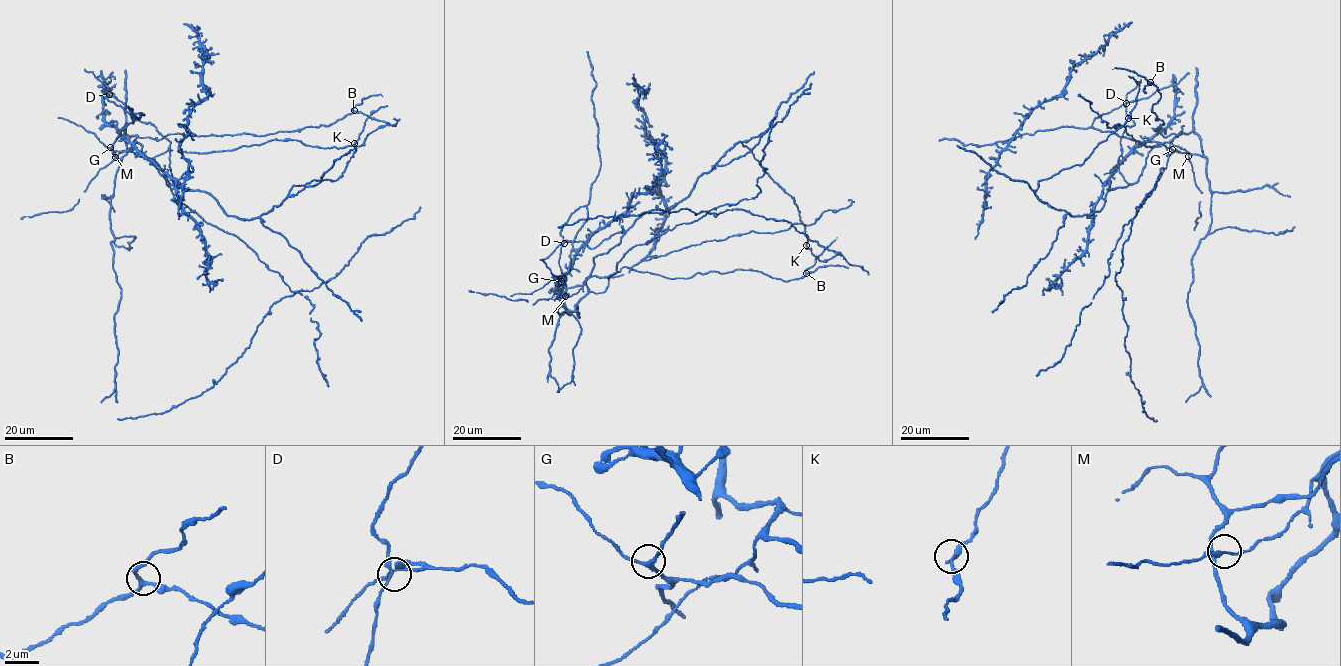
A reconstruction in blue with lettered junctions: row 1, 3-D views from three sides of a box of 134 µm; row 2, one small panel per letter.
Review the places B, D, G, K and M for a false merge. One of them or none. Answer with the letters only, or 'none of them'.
none of them

